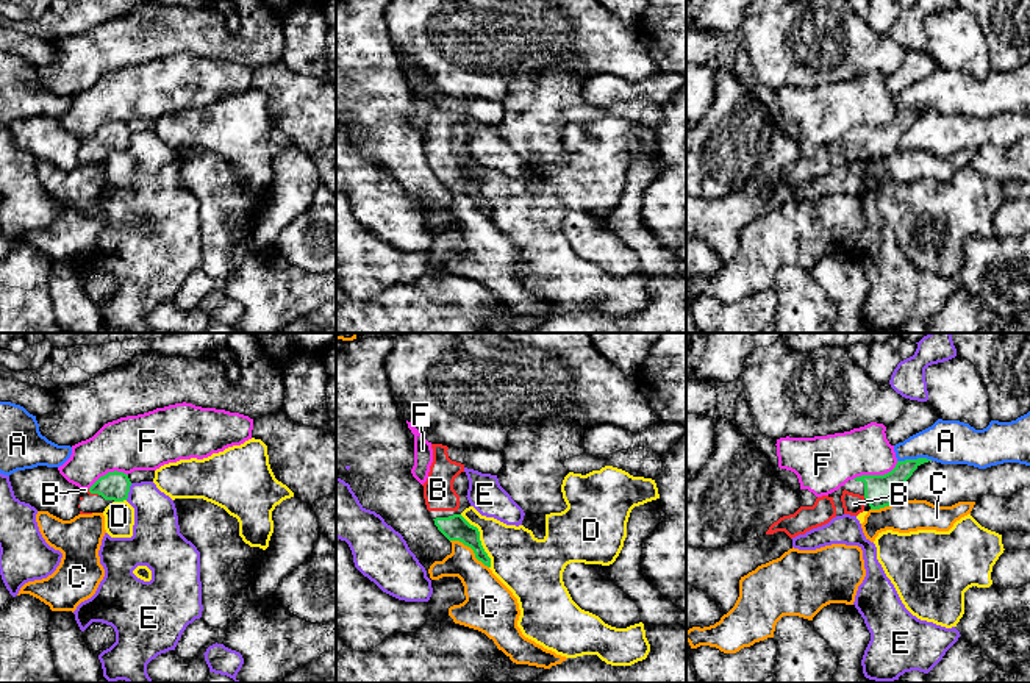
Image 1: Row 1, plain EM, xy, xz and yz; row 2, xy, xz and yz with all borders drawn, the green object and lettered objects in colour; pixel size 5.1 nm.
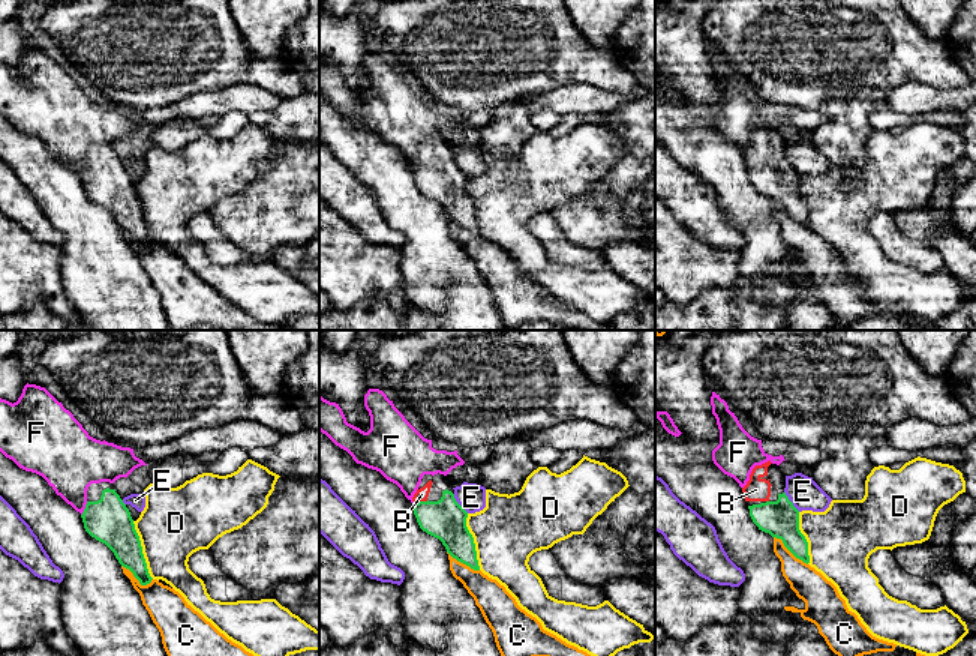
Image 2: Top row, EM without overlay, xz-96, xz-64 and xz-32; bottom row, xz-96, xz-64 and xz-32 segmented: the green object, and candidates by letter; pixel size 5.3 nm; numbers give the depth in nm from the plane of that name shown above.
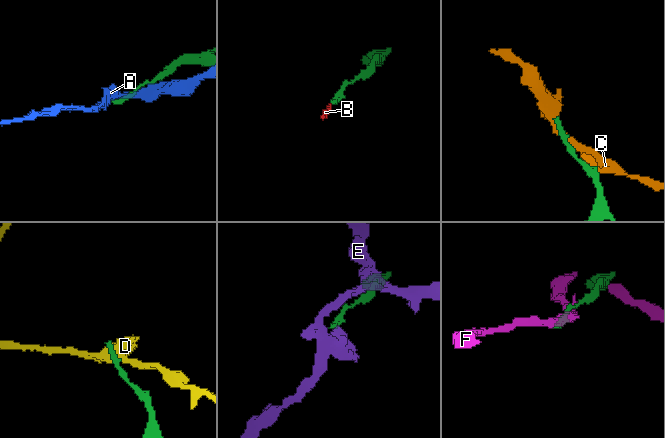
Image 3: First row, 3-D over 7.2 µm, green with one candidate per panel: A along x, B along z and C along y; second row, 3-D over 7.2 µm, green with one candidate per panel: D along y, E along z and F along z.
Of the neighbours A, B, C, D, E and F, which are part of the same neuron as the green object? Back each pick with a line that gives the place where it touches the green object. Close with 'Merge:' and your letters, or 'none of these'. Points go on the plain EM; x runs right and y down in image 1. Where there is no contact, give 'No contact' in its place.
B: Touches green at xy (94, 143)
Merge: B

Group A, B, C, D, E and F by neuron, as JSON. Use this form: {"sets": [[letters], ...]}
{"sets": [["A"], ["B"], ["C"], ["D"], ["E"], ["F"]]}

